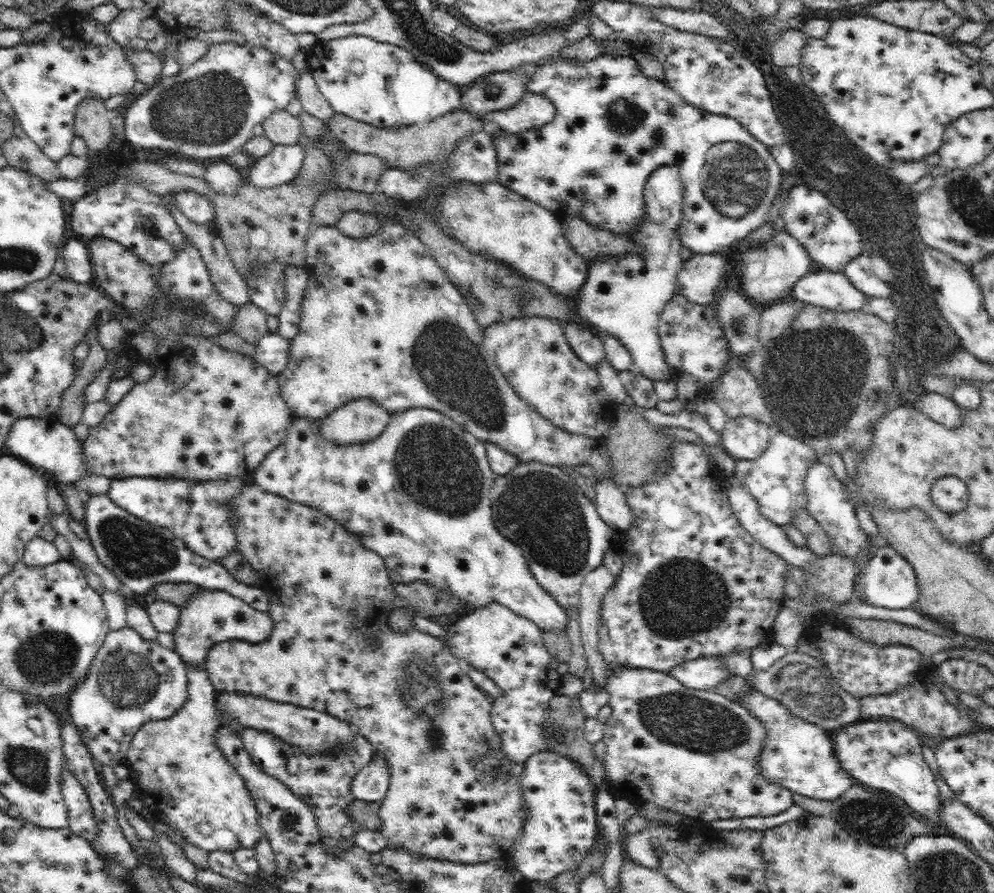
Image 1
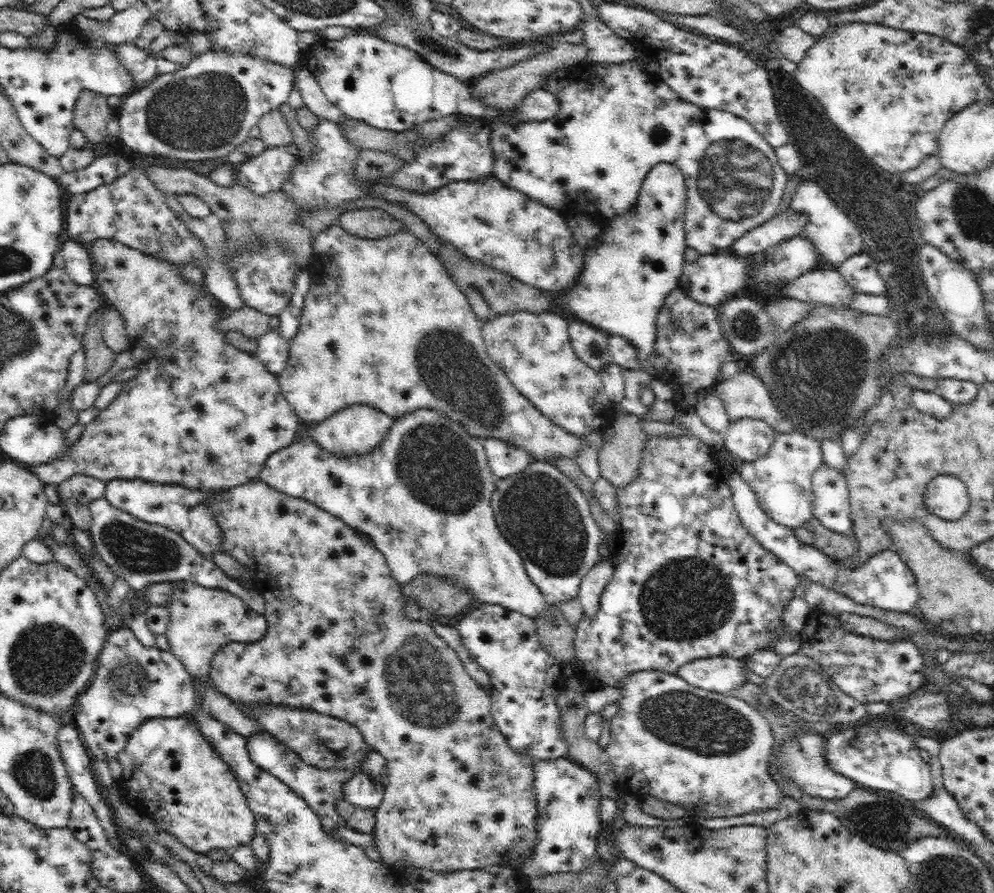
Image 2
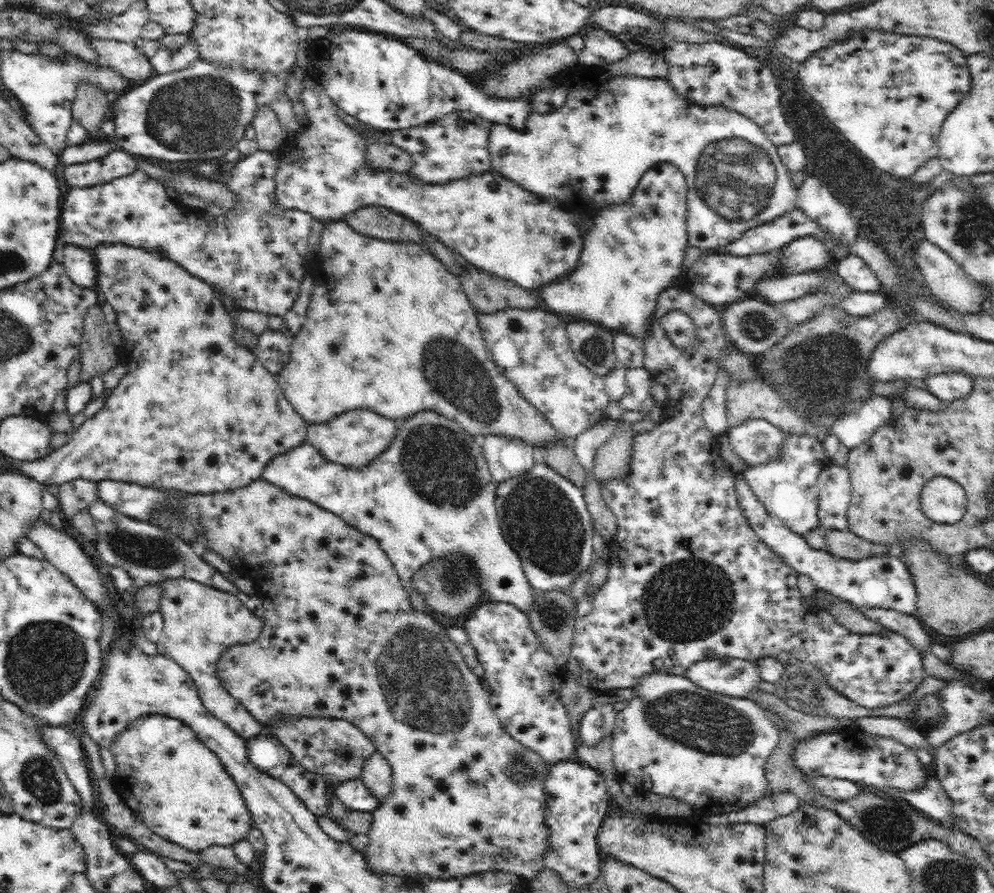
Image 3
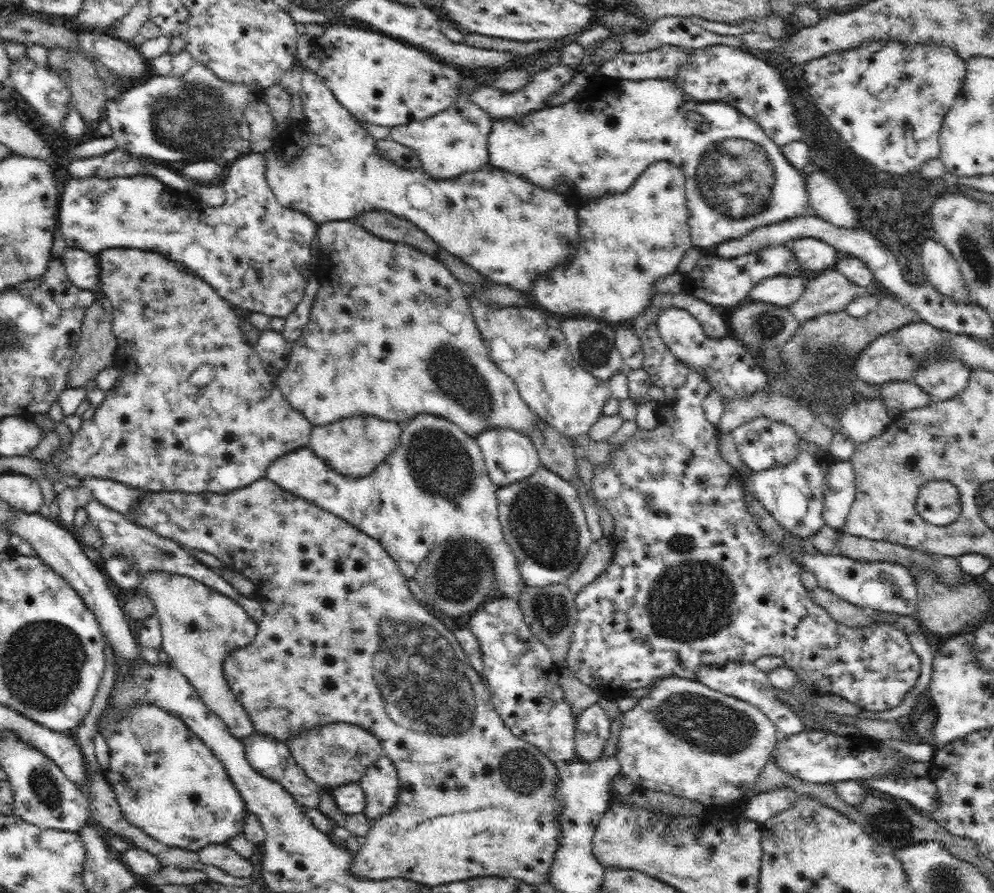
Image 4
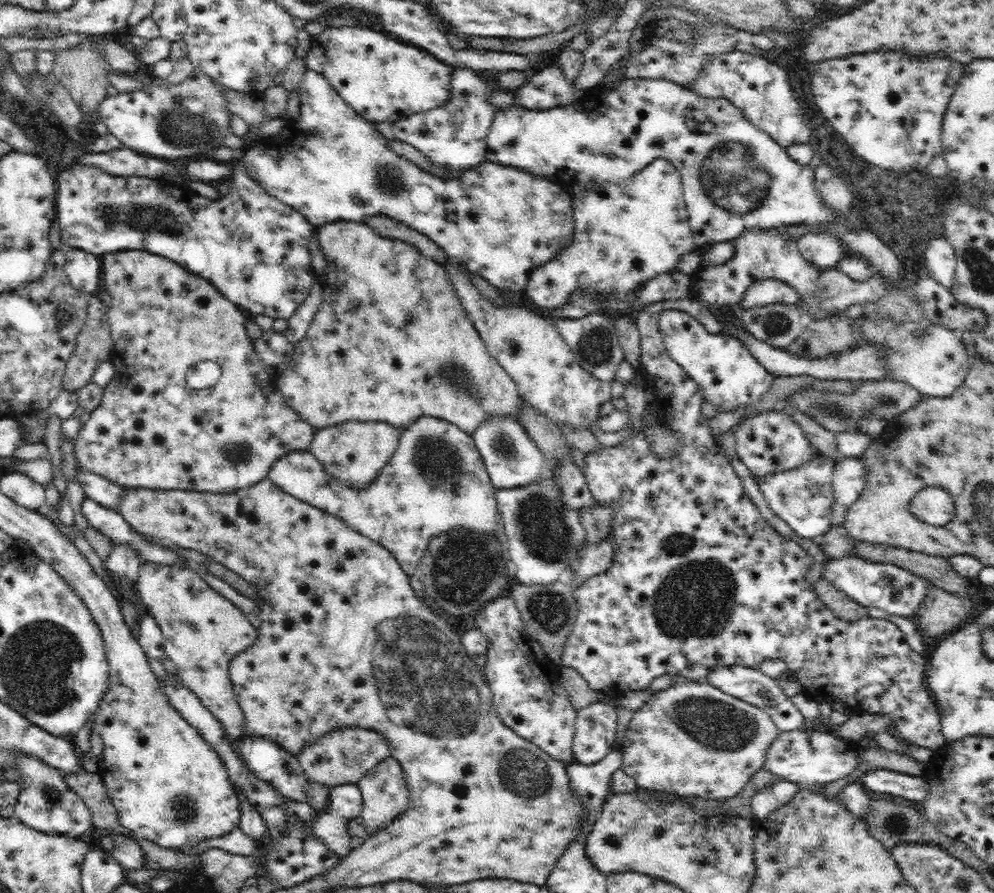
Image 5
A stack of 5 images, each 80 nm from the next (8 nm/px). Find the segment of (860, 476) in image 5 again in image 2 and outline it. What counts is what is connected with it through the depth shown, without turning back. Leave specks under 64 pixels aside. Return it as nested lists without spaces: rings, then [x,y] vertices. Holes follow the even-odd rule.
[[[825,463],[811,478],[813,516],[830,530],[855,536],[850,518],[849,486],[843,472]]]

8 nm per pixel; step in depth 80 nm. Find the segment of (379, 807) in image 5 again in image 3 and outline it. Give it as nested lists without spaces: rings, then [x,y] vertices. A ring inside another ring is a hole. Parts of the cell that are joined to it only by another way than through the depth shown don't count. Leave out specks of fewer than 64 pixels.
[[[377,750],[365,762],[364,768],[359,776],[370,793],[379,800],[382,806],[392,790],[392,767],[385,756]]]

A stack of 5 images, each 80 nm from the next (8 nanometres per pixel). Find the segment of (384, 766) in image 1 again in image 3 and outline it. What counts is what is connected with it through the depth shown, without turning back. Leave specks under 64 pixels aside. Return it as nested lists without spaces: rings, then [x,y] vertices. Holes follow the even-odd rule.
[[[358,777],[335,786],[335,796],[351,810],[372,811],[379,808],[376,799],[366,787],[366,783]]]

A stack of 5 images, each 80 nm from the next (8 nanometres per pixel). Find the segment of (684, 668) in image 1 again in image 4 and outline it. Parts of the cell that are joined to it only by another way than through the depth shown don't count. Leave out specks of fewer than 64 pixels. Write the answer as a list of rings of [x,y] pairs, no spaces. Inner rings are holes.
[[[730,661],[723,665],[702,665],[696,671],[695,680],[712,690],[757,706],[776,725],[779,735],[798,734],[803,731],[803,722],[799,715],[791,709],[790,705],[786,705],[776,697],[774,686],[770,684],[767,673],[758,669],[754,663]]]

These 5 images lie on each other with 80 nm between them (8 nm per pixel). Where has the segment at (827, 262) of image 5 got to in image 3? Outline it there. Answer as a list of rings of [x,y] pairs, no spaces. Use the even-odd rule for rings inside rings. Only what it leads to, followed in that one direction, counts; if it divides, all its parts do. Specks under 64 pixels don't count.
[[[813,236],[792,240],[780,253],[779,276],[819,271],[824,268],[824,264],[834,260],[824,243]]]

